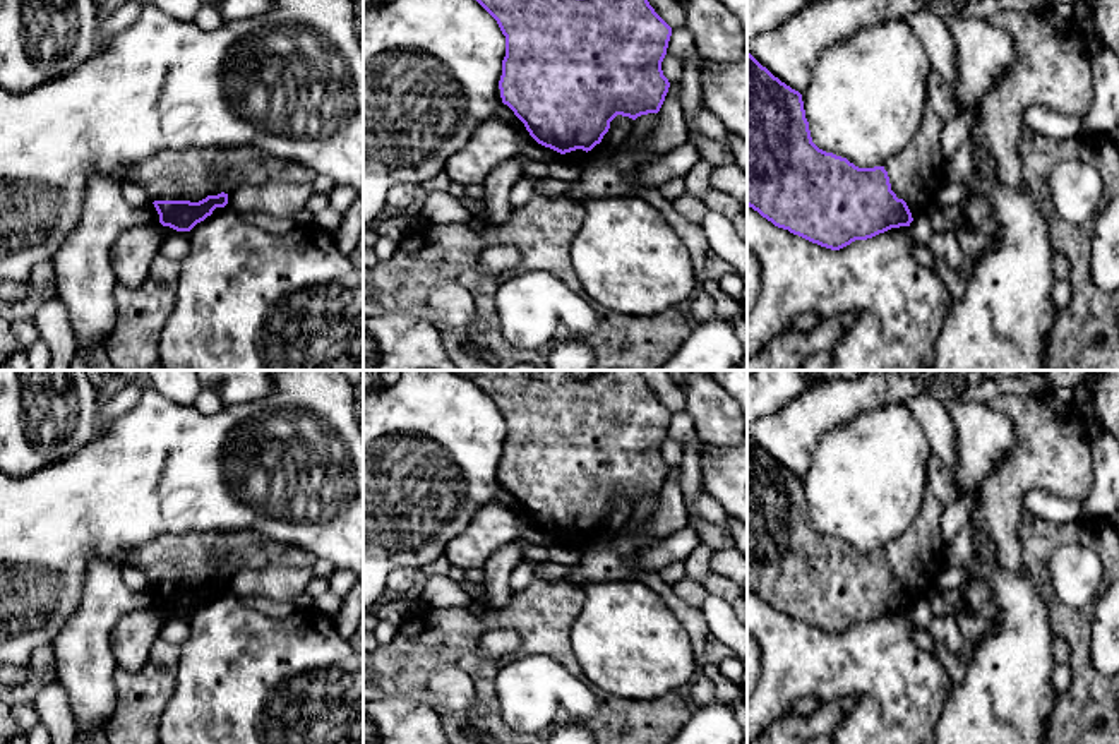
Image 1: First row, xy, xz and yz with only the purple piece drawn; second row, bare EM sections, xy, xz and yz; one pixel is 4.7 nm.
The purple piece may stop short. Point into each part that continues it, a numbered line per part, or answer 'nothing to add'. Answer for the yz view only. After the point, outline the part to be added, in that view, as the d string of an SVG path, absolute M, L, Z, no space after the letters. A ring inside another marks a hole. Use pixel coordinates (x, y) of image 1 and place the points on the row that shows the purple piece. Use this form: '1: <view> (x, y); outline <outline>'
1: yz (915, 174); outline M931 70L919 132L901 153L884 163L891 190L907 202L913 219L936 204L936 195L946 182L941 134L958 113L951 86L939 72Z

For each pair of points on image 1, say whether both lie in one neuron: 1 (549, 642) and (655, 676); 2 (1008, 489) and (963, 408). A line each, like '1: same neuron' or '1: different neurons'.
1: different neurons
2: different neurons

